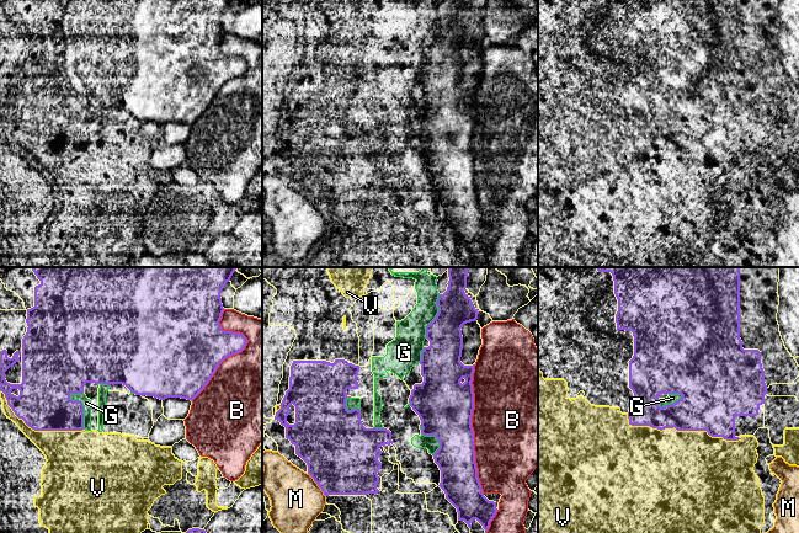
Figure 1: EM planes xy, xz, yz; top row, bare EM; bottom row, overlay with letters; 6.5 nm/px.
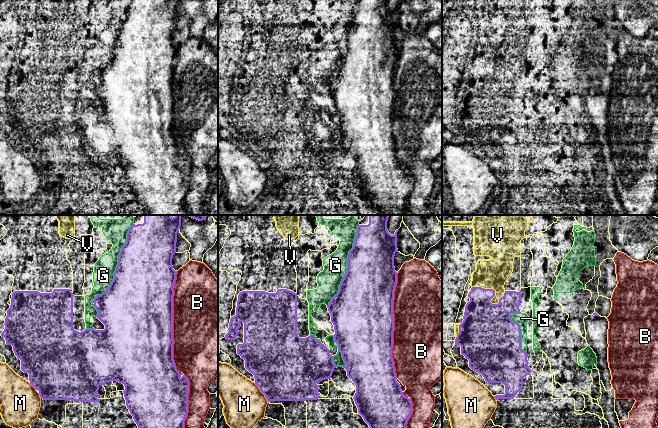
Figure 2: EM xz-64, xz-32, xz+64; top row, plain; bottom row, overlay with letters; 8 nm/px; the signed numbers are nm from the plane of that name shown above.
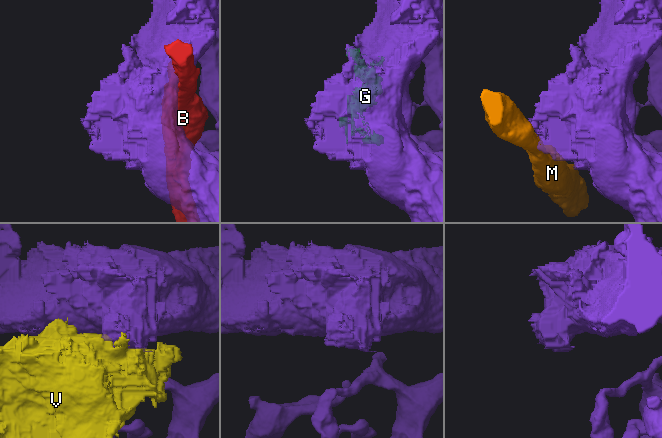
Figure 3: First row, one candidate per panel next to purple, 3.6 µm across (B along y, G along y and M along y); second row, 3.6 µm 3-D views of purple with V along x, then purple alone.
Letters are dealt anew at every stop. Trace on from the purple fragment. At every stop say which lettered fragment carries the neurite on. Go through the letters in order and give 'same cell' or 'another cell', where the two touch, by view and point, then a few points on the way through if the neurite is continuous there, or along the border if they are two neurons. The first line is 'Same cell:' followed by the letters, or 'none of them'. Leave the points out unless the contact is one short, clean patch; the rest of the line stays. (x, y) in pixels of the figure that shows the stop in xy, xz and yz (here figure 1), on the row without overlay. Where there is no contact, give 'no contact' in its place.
Same cell: V
B: another cell | xz (472, 154)
G: another cell | xy (83, 132)
M: another cell | xz (318, 209)
V: same cell | yz (681, 154)

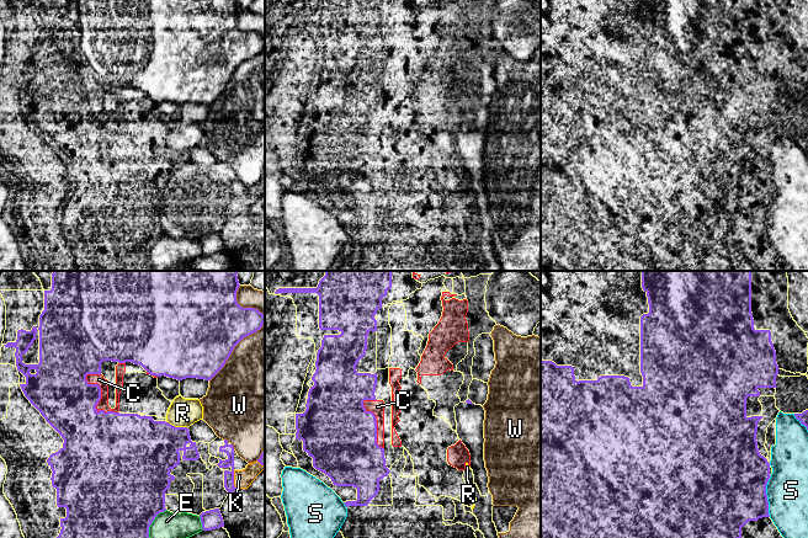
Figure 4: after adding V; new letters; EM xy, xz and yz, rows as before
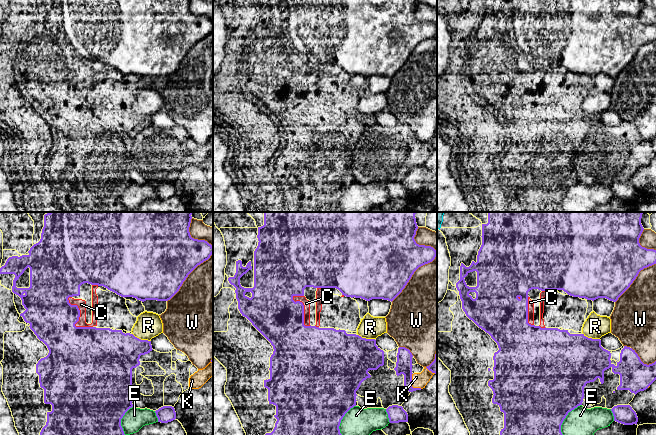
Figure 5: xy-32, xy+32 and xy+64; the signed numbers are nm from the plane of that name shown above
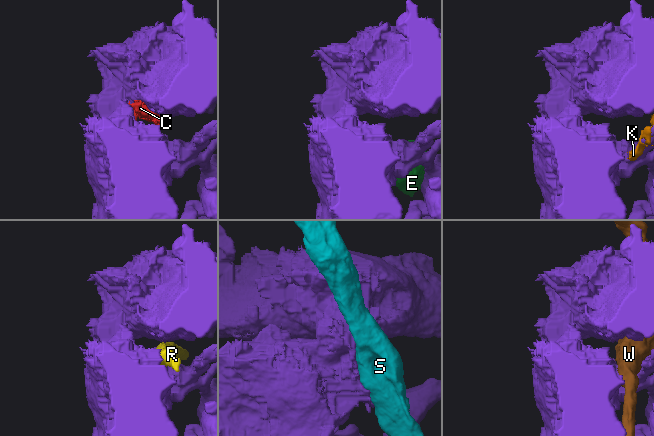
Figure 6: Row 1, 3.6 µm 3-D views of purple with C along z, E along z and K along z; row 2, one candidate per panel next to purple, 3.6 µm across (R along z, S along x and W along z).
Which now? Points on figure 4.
Same cell: K
C: another cell | xy (100, 122)
E: another cell | xy (149, 250)
K: same cell | xy (233, 204)
R: another cell | xy (177, 152)
S: another cell | yz (766, 220)
W: another cell | xy (233, 73)

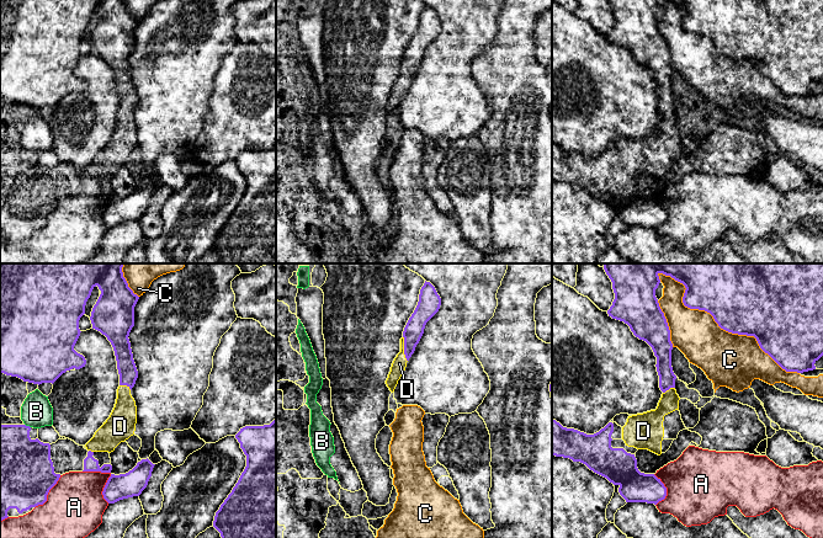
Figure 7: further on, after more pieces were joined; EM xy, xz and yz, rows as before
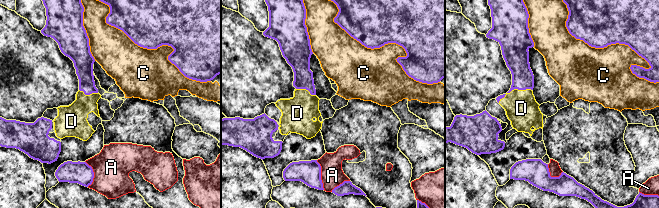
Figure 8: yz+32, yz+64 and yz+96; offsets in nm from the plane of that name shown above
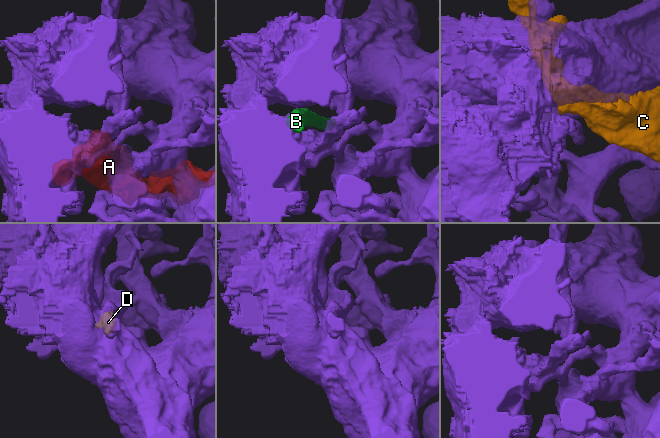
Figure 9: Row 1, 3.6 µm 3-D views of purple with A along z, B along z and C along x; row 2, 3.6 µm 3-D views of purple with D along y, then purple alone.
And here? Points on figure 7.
Same cell: D
A: another cell | xy (111, 200)
B: another cell | xy (27, 150)
C: another cell | yz (726, 54)
D: same cell | xz (404, 73)

